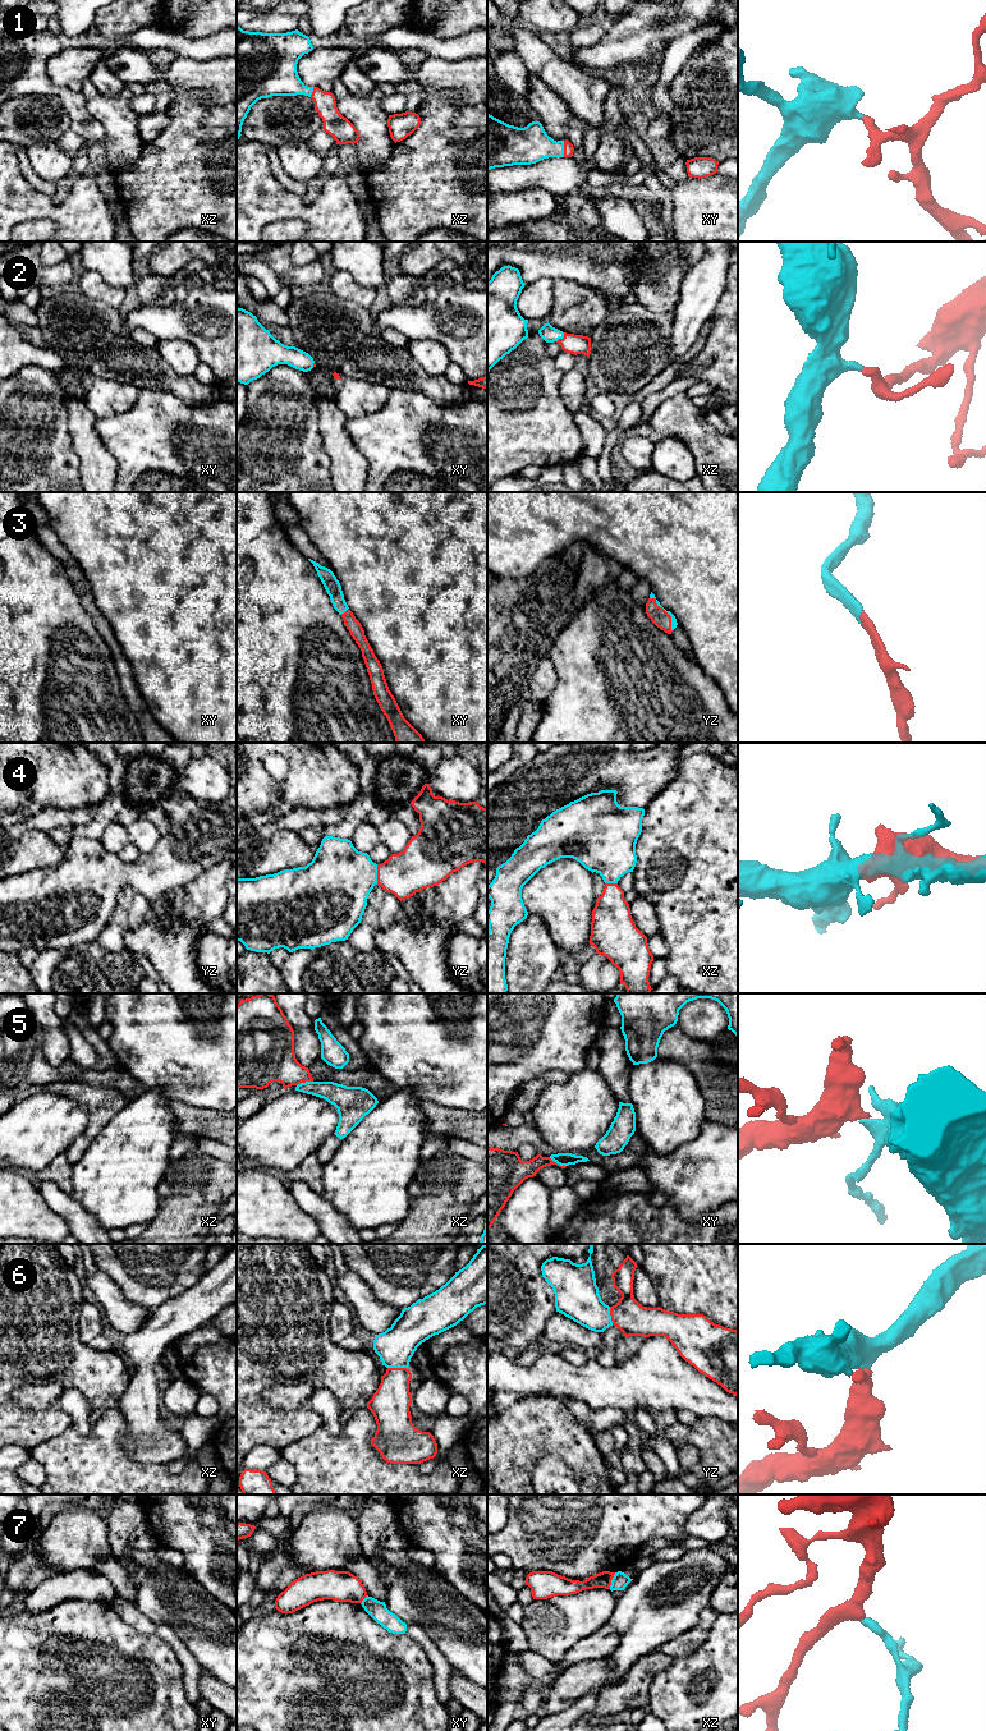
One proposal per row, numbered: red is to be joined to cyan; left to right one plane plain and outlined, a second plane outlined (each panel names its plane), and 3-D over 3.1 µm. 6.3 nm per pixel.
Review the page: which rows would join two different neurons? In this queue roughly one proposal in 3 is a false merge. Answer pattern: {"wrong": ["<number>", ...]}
{"wrong": ["5", "7"]}

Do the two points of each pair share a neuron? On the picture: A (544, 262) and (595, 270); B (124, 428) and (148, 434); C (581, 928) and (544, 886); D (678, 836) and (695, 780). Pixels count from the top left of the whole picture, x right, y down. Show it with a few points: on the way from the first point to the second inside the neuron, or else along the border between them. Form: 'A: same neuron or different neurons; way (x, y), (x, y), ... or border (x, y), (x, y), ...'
A: same neuron; way (556, 262), (582, 262)
B: same neuron; way (131, 434), (142, 434)
C: same neuron; way (571, 918), (567, 909), (554, 896)
D: same neuron; way (692, 822), (695, 820), (695, 794)

